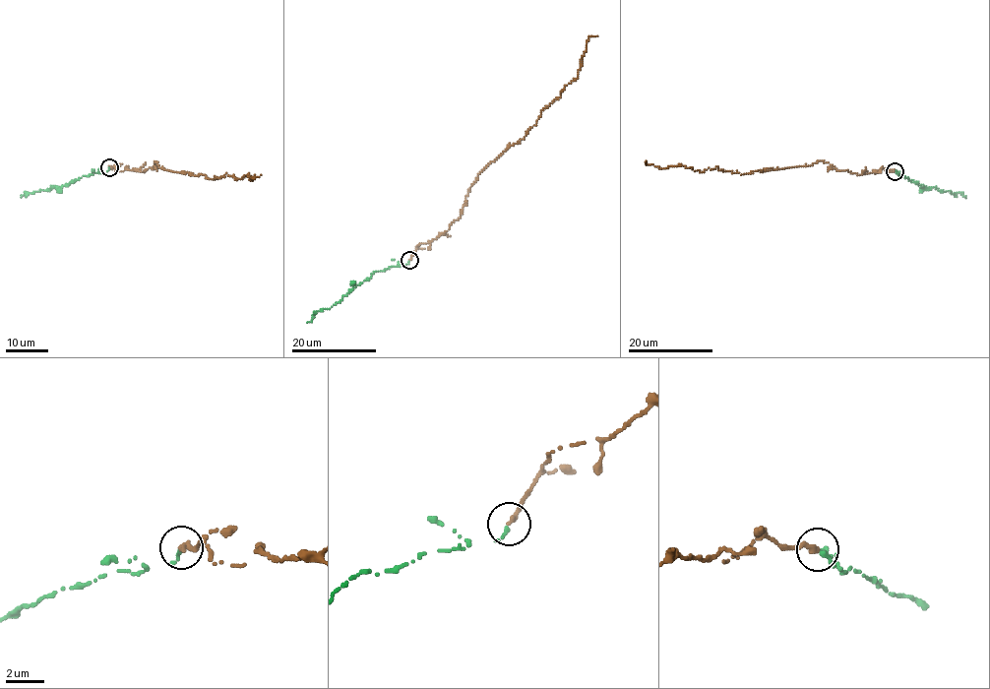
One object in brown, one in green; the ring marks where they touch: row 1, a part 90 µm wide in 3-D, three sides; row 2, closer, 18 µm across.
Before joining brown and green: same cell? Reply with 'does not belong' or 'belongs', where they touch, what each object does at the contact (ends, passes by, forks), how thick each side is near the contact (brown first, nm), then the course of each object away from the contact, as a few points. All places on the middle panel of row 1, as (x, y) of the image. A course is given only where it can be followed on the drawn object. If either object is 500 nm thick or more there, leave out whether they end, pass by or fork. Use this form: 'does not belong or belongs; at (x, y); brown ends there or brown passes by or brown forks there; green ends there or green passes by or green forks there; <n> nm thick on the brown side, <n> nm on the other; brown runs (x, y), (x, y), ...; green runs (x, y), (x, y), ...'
belongs; at (409, 260); brown ends there; green ends there; 300 nm thick on the brown side, 200 nm on the other; brown runs (409, 260), (418, 245), (450, 228), (478, 174), (523, 138), (540, 111), (577, 77), (587, 41), (596, 35); green runs (409, 261), (376, 271), (332, 307), (316, 312), (308, 323)

